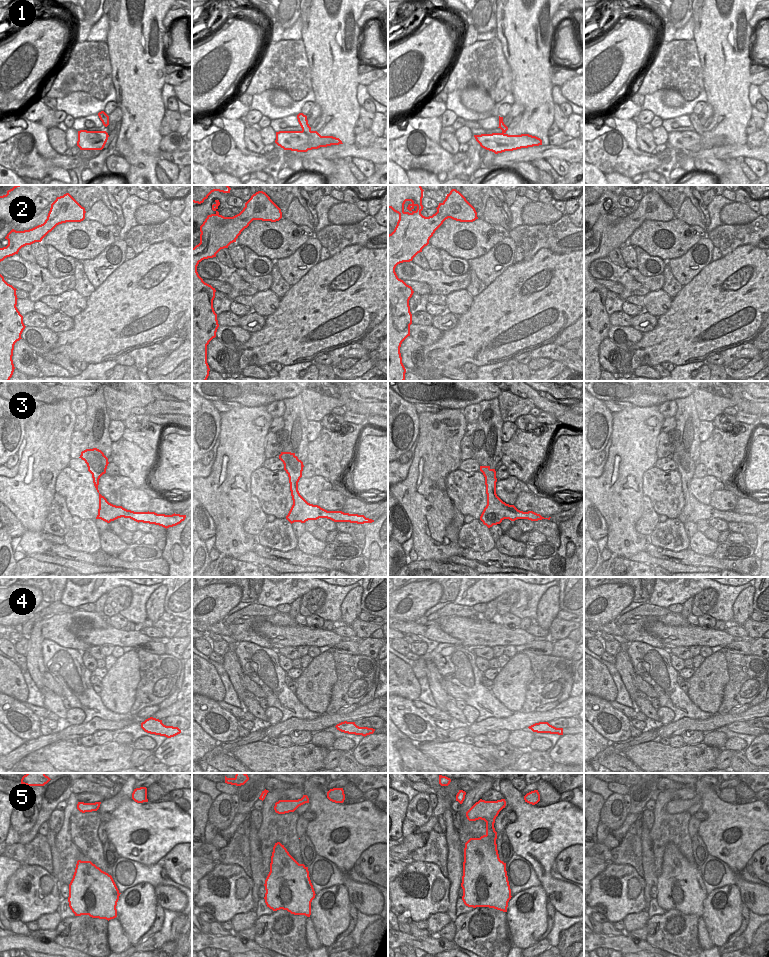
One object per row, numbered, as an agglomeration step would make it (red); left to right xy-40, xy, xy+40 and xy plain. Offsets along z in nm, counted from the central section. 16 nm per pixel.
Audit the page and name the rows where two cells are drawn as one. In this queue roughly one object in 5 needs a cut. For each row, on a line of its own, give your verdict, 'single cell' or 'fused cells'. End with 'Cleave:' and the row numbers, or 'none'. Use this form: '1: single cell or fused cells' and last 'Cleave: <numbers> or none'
1: single cell
2: single cell
3: single cell
4: single cell
5: single cell
Cleave: none

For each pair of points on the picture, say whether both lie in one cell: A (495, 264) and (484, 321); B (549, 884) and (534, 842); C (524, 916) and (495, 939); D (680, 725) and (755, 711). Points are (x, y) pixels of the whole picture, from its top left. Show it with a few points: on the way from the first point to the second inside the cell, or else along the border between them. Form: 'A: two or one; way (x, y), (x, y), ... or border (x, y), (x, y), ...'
A: two; border (510, 266), (486, 286)
B: one; way (544, 874), (541, 852)
C: two; border (505, 912), (508, 931)
D: one; way (699, 725), (709, 725), (717, 720), (736, 717)

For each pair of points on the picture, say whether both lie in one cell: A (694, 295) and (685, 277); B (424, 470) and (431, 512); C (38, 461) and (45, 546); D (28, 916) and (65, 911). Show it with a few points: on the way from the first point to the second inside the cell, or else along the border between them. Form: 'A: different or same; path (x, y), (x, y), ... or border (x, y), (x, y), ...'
A: different; border (705, 266), (683, 286)
B: same; path (424, 481), (424, 499), (426, 504)
C: same; path (35, 482), (35, 525)
D: different; border (61, 898), (57, 909)

